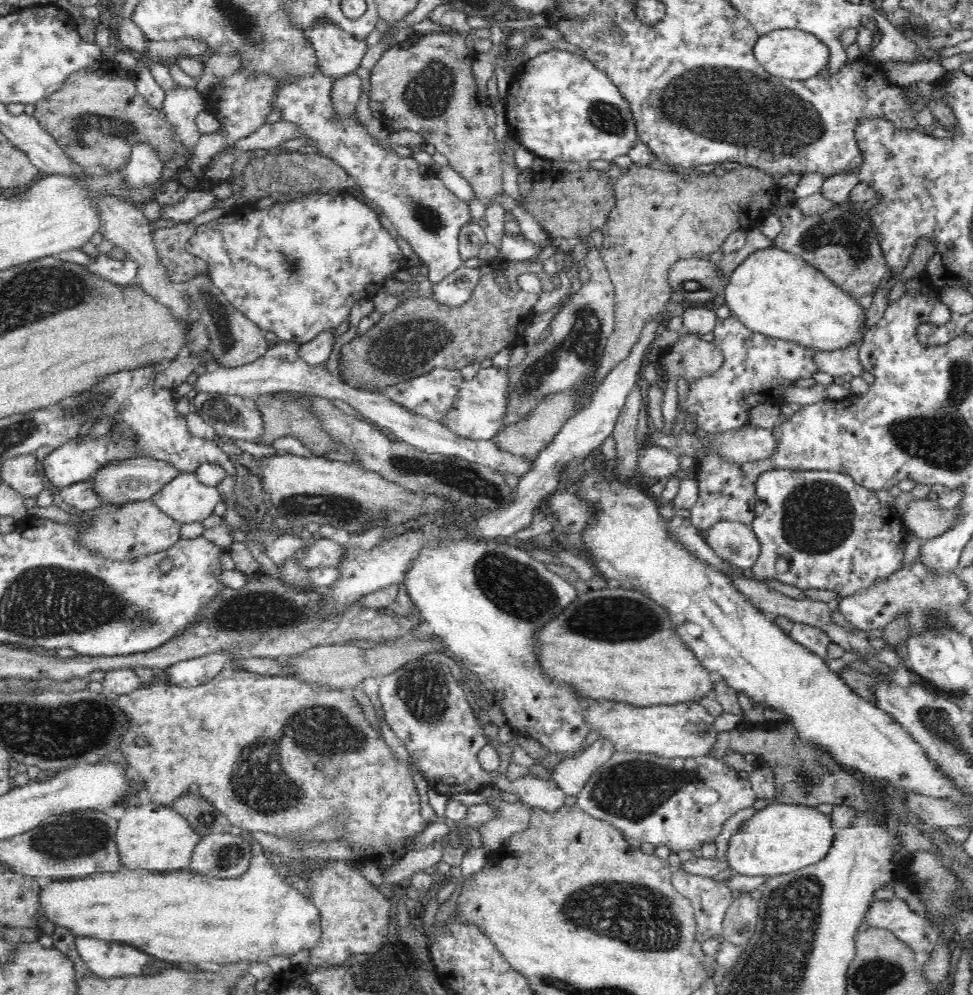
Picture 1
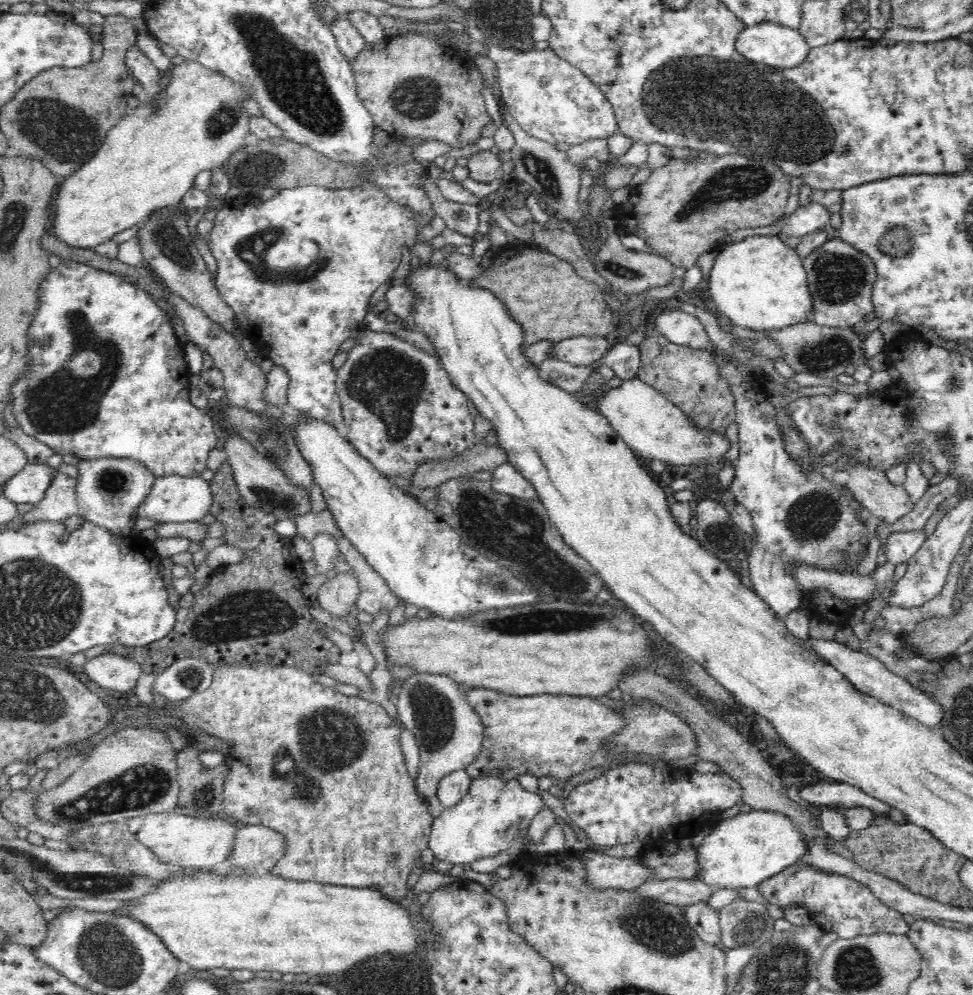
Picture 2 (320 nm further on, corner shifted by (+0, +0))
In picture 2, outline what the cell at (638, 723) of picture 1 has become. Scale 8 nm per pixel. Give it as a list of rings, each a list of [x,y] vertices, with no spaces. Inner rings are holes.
[[[484,687],[467,689],[468,701],[482,717],[484,744],[482,754],[464,768],[473,779],[494,776],[503,780],[520,775],[535,775],[538,779],[552,776],[563,783],[590,768],[609,767],[623,763],[664,761],[664,755],[650,755],[632,749],[618,751],[610,741],[628,724],[624,711],[600,704],[594,697],[570,695],[518,696]]]

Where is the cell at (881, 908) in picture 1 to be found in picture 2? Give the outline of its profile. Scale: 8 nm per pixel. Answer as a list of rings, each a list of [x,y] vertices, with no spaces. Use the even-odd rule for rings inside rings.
[[[805,859],[764,880],[757,887],[770,904],[781,908],[802,904],[814,922],[826,932],[834,932],[844,939],[882,933],[908,935],[910,932],[910,924],[902,913],[886,905],[867,886],[845,876],[814,870]]]

